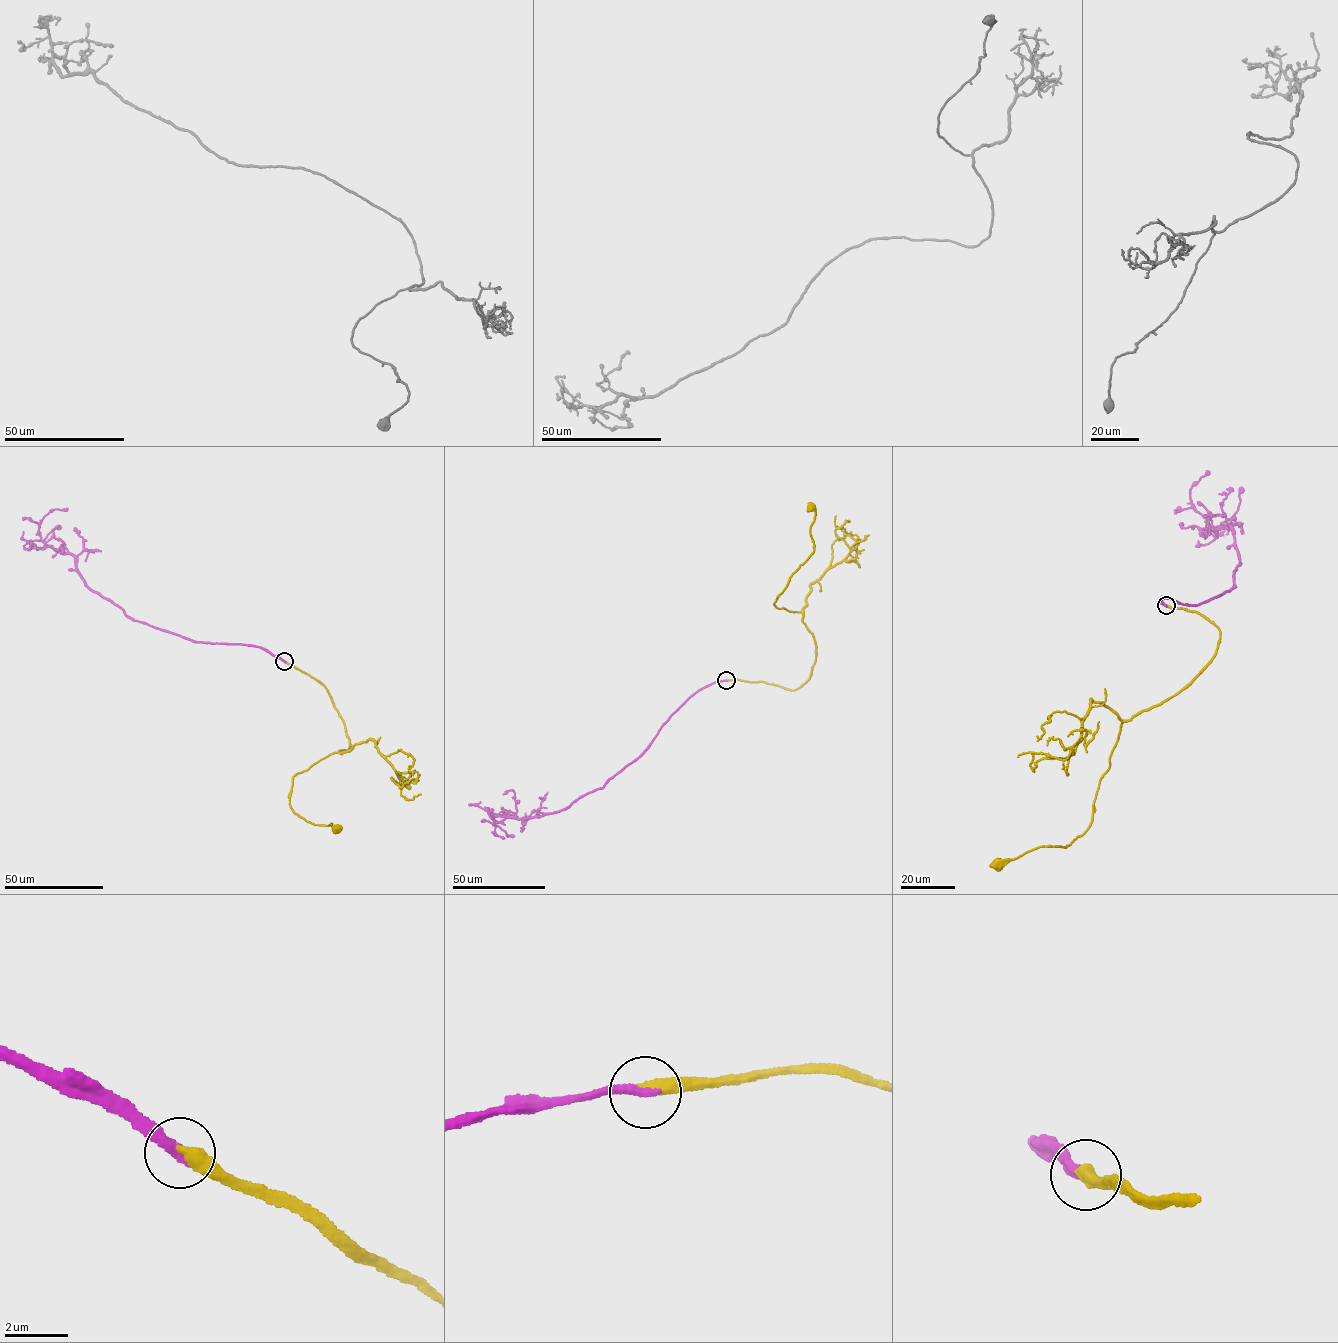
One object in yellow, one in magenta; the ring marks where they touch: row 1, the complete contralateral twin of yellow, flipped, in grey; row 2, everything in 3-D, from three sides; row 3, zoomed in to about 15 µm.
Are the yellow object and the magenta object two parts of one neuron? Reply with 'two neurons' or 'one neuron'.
one neuron

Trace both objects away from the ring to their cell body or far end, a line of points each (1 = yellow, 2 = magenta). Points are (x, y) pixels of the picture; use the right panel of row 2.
1: (1165, 605), (1216, 626), (1212, 661), (1121, 723), (1082, 835), (997, 865)
2: (1165, 605), (1162, 597), (1196, 605), (1235, 587), (1240, 563), (1234, 530), (1215, 528), (1190, 497), (1207, 470)

